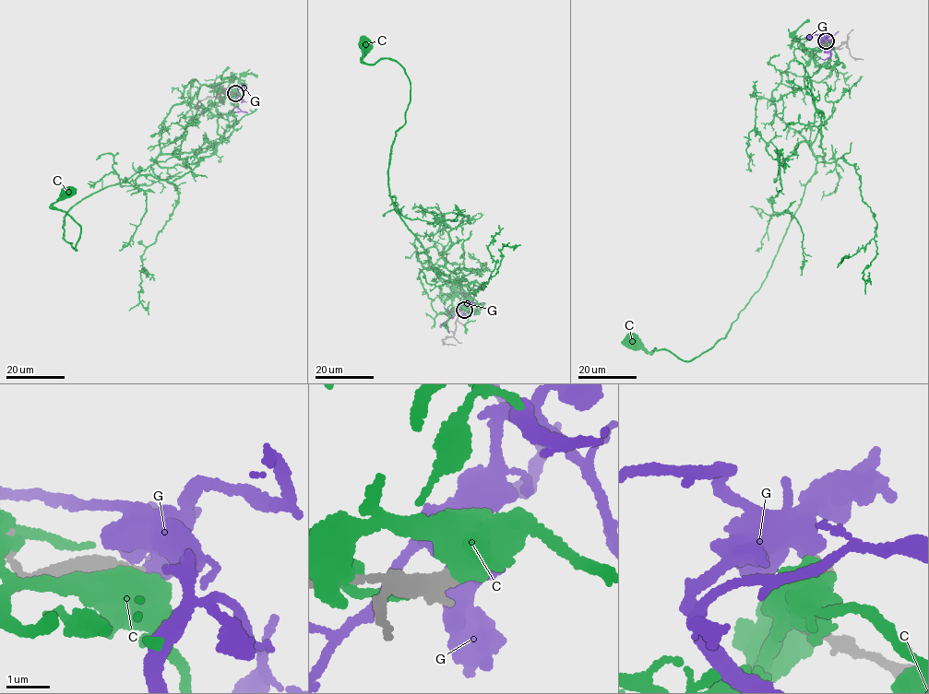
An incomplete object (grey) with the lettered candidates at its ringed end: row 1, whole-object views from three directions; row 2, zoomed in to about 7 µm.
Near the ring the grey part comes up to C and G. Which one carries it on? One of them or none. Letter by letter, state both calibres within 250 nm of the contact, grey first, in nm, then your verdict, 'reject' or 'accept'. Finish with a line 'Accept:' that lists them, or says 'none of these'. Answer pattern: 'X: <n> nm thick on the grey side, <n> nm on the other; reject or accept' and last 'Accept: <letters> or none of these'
C: 440 nm thick on the grey side, 550 nm on the other; reject
G: 400 nm thick on the grey side, 380 nm on the other; reject
Accept: none of these

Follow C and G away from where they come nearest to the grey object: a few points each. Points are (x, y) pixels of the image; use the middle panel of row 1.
C: (463, 310), (453, 282), (477, 269), (435, 269), (390, 195), (408, 76), (388, 59), (363, 63), (364, 44)
G: (463, 310), (467, 299), (478, 304), (472, 304), (470, 296)

